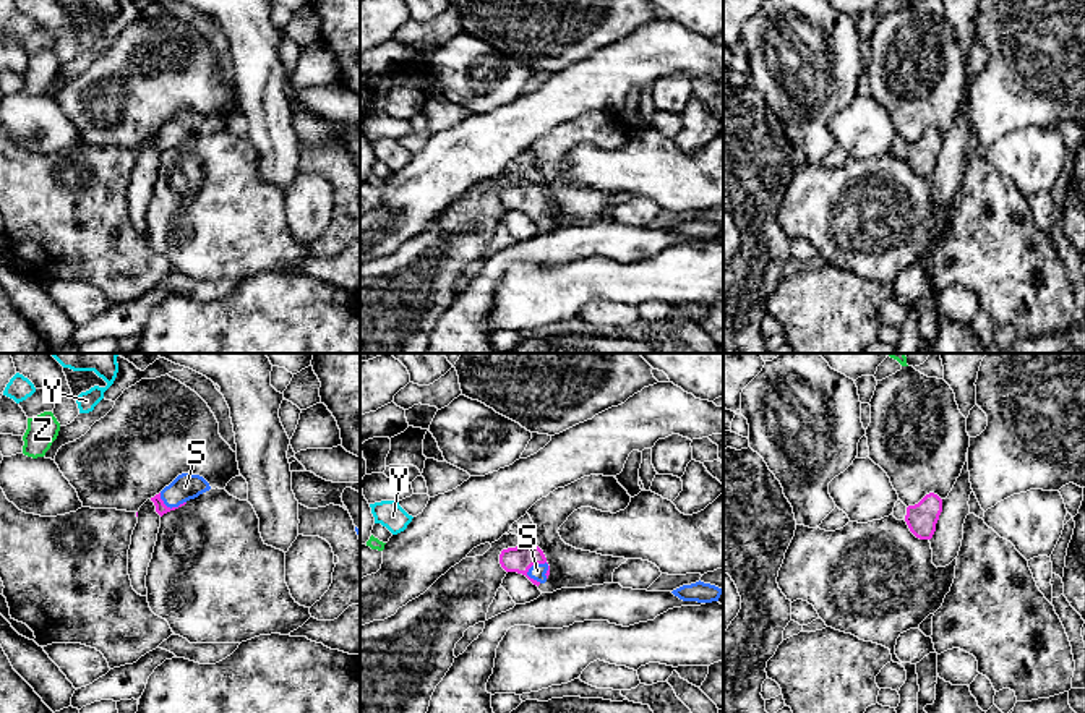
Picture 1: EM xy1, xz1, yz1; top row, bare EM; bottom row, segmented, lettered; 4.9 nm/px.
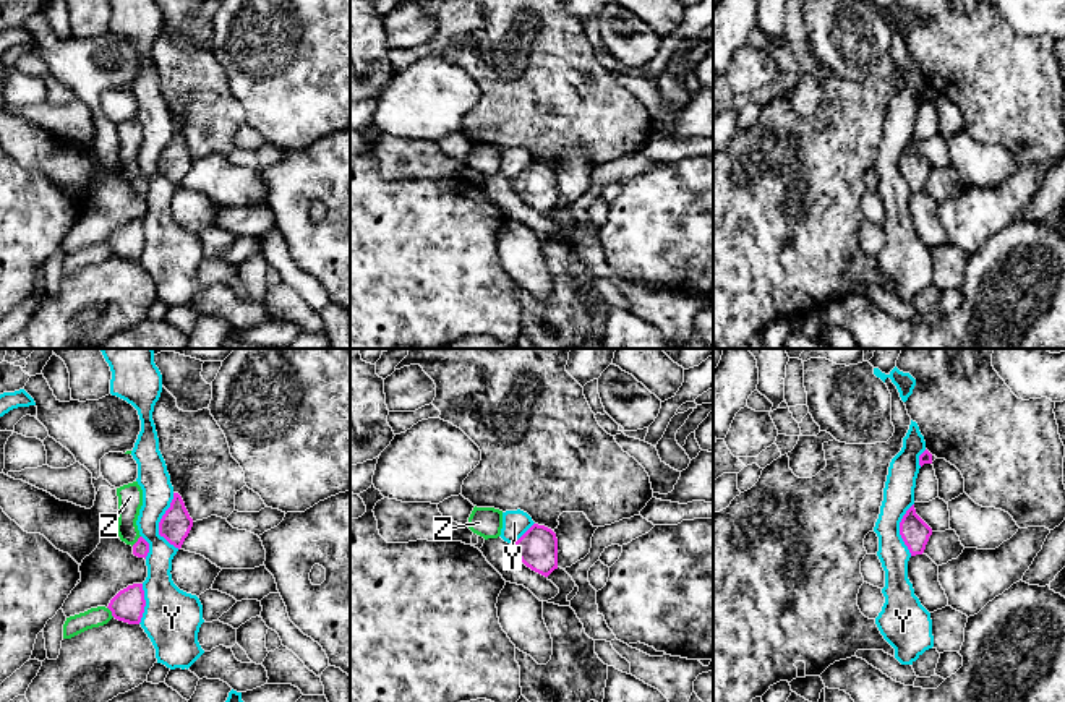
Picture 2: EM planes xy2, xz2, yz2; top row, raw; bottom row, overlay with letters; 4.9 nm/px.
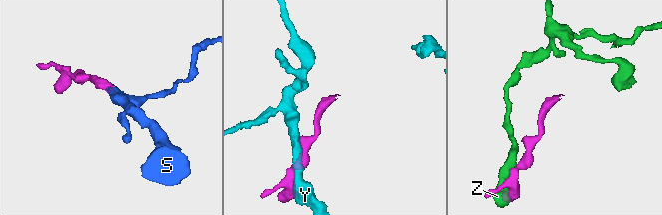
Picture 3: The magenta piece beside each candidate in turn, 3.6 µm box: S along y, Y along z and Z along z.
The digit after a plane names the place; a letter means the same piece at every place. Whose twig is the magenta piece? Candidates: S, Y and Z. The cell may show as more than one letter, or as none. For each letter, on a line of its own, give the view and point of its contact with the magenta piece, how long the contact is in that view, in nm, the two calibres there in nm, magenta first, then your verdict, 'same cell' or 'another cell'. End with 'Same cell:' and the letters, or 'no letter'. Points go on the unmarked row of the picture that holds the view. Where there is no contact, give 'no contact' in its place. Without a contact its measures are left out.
S: xz1 (536, 200) | 130 nm | 130/80 nm | same cell
Y: xy2 (159, 161) | 280 nm | 160/160 nm | another cell
Z: xy2 (138, 177) | 70 nm | 80/130 nm | another cell
Same cell: S

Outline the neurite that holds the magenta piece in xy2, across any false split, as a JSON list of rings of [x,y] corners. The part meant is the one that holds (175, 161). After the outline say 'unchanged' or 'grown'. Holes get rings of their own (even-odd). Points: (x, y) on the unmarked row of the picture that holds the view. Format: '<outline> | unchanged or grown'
[[[173,130],[170,144],[159,159],[159,172],[180,186],[191,164],[193,156],[190,154],[182,133]]] | unchanged

